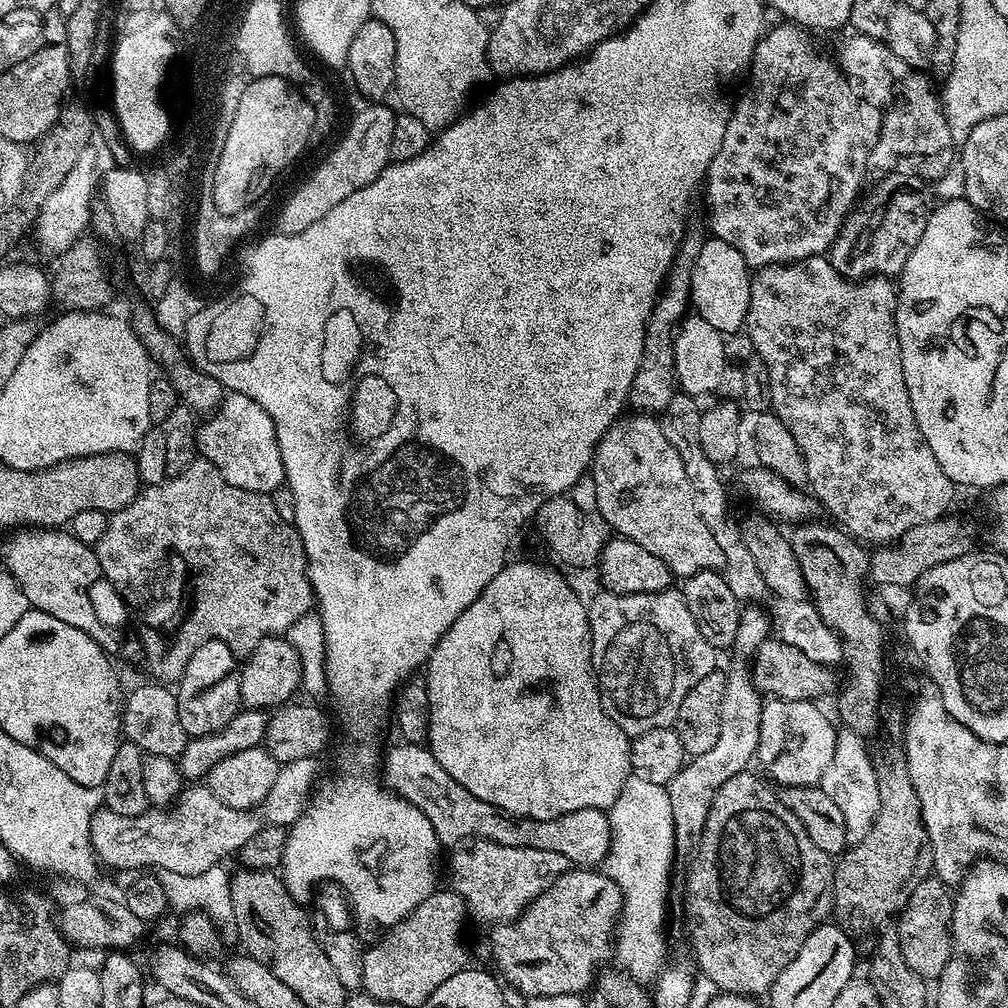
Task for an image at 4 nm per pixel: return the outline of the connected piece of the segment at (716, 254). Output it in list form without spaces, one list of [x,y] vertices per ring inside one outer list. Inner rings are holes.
[[[715,238],[705,239],[702,254],[692,275],[692,303],[695,315],[702,317],[714,330],[722,334],[736,332],[745,327],[750,306],[752,276],[744,256],[734,246]]]

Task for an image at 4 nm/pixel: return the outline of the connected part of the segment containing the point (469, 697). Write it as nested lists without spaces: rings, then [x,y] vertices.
[[[520,560],[517,564],[505,563],[500,573],[480,591],[479,598],[448,627],[444,637],[432,649],[432,655],[426,661],[427,668],[427,743],[438,762],[442,762],[446,774],[466,786],[470,794],[490,802],[505,814],[530,820],[551,820],[554,816],[583,808],[610,809],[622,790],[624,780],[630,775],[630,736],[604,713],[600,704],[600,693],[596,690],[592,670],[592,631],[588,625],[588,609],[585,601],[580,601],[575,590],[564,581],[562,573],[544,564],[531,564],[528,560]]]

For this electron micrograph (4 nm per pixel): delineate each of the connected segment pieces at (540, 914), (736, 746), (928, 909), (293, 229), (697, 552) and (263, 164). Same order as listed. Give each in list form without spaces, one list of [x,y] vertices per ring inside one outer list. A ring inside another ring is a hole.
[[[603,871],[563,872],[515,920],[491,929],[492,960],[499,979],[525,998],[584,994],[594,984],[592,963],[606,959],[608,951],[611,953],[614,948],[607,930],[600,925],[603,912],[605,922],[612,925],[621,915],[618,889]]]
[[[748,606],[741,611],[738,622],[738,634],[732,656],[732,669],[727,669],[726,694],[722,698],[720,711],[720,733],[718,742],[706,754],[693,756],[681,768],[673,780],[666,785],[670,806],[673,807],[673,825],[676,827],[676,843],[683,846],[697,839],[708,821],[708,811],[714,794],[730,778],[749,767],[758,752],[757,733],[760,731],[760,709],[762,693],[756,688],[749,668],[749,660],[756,653],[756,648],[769,639],[768,616],[760,606]],[[736,652],[736,653],[735,653]],[[746,663],[746,665],[744,665]],[[761,699],[761,700],[760,700]]]
[[[938,878],[924,880],[908,896],[900,921],[894,925],[900,956],[914,974],[926,982],[935,981],[942,974],[946,962],[952,956],[952,937],[950,935],[950,896],[949,889]]]
[[[364,106],[352,120],[348,133],[340,140],[340,145],[317,166],[312,177],[285,202],[280,208],[279,231],[286,236],[293,236],[306,226],[314,226],[318,218],[330,214],[342,198],[350,198],[362,186],[374,182],[381,172],[388,167],[390,157],[390,134],[394,134],[394,122],[397,113],[384,106]]]
[[[652,414],[621,415],[600,439],[592,453],[590,474],[598,494],[600,512],[606,518],[609,529],[625,540],[638,542],[642,550],[650,550],[664,565],[672,571],[673,577],[687,578],[695,572],[720,570],[724,567],[722,550],[714,536],[707,529],[706,523],[694,510],[694,494],[687,481],[682,460],[678,452],[666,438],[661,428],[661,421]]]
[[[266,76],[253,79],[247,85],[238,102],[237,113],[226,134],[225,144],[217,157],[214,170],[212,198],[216,210],[224,216],[239,216],[249,211],[251,204],[271,186],[279,172],[284,172],[300,156],[304,147],[309,147],[309,136],[313,126],[313,107],[287,79]]]

